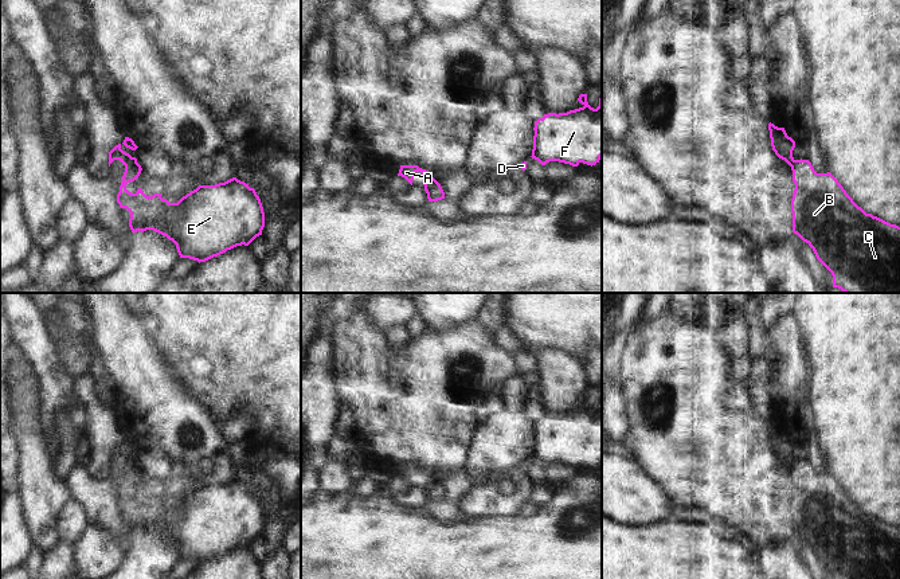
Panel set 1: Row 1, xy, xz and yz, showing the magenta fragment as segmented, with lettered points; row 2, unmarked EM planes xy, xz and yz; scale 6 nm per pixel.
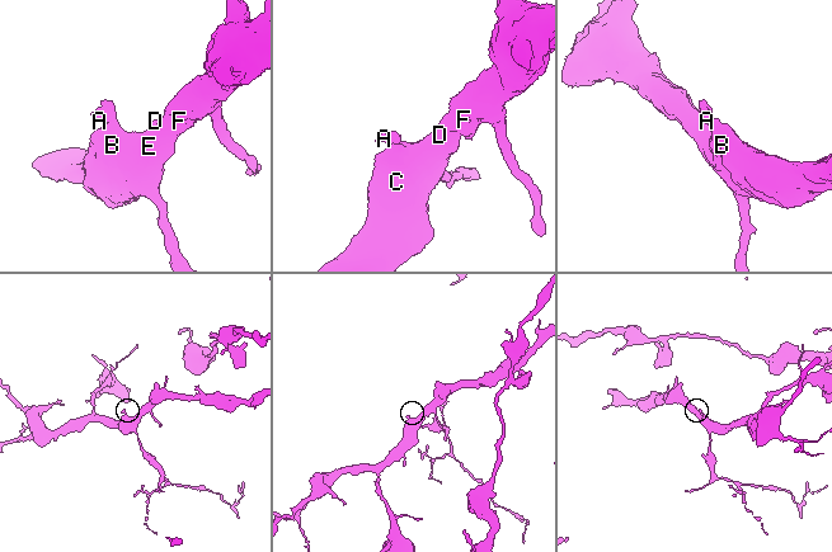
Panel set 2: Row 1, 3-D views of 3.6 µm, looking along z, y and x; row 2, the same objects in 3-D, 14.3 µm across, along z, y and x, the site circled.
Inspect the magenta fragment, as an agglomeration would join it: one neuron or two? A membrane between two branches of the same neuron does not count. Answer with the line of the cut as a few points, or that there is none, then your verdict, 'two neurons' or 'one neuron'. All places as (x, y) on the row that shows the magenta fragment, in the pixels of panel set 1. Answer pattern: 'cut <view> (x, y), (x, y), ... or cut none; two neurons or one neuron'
cut xy (136, 160), (125, 169); two neurons

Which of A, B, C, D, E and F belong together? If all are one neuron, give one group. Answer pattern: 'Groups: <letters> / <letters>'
Groups: A / B C D E F

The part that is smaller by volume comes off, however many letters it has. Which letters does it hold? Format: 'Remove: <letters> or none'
Remove: A

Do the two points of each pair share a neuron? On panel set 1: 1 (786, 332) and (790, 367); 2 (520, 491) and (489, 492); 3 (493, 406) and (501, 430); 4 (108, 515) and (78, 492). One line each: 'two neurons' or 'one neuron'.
1: one neuron
2: one neuron
3: two neurons
4: one neuron

